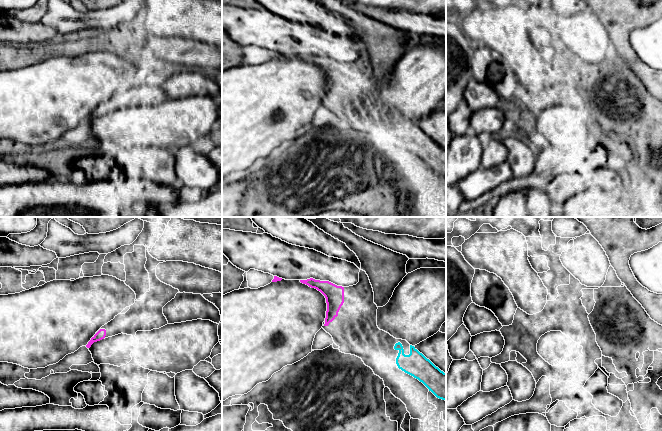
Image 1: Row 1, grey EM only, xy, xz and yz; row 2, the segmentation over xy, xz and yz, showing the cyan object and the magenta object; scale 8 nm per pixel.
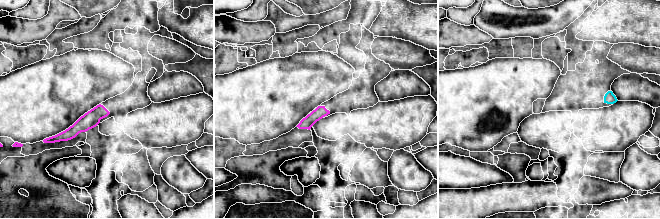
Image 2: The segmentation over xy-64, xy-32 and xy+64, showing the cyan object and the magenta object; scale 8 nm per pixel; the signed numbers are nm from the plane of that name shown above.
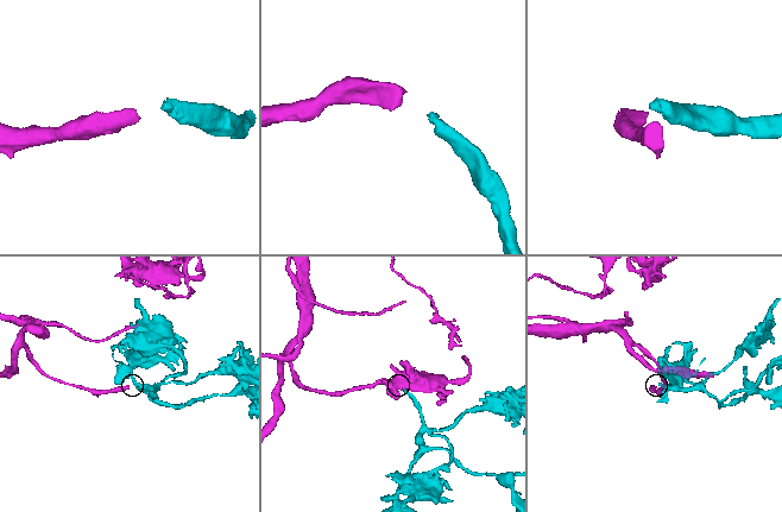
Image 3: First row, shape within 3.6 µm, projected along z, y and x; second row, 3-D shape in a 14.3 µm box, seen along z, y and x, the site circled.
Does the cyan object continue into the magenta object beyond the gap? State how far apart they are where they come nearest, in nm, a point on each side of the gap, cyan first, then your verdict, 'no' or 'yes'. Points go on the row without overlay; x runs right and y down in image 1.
gap 500 nm; span xz (395, 120), (337, 91); yes

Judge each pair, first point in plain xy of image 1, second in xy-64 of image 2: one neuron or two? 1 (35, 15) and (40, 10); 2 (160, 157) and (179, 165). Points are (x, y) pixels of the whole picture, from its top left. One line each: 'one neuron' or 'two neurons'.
1: one neuron
2: two neurons

